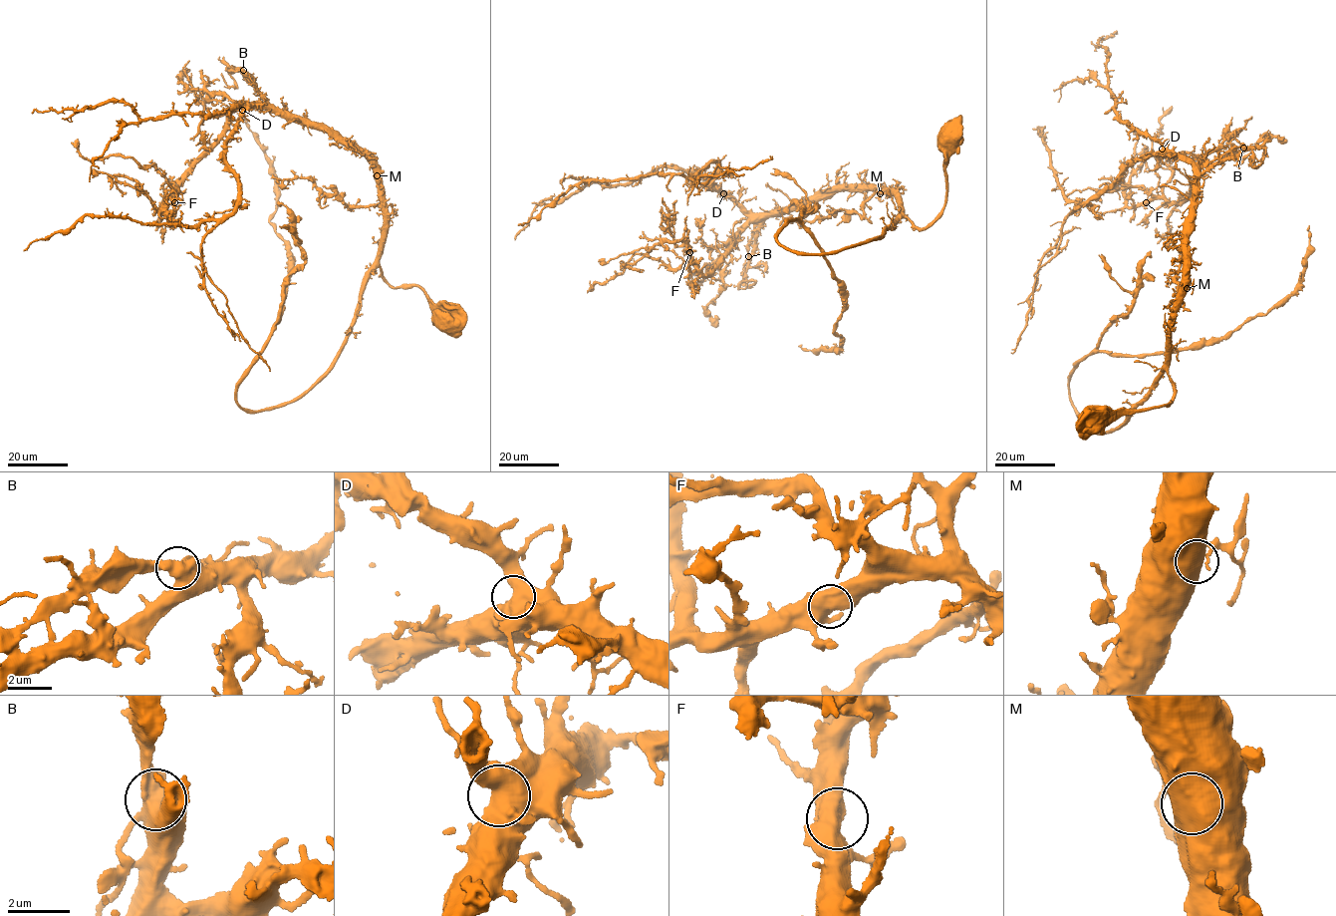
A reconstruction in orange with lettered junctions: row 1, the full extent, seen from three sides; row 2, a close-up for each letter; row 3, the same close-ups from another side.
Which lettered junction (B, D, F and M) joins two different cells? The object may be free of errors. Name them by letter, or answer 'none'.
B

